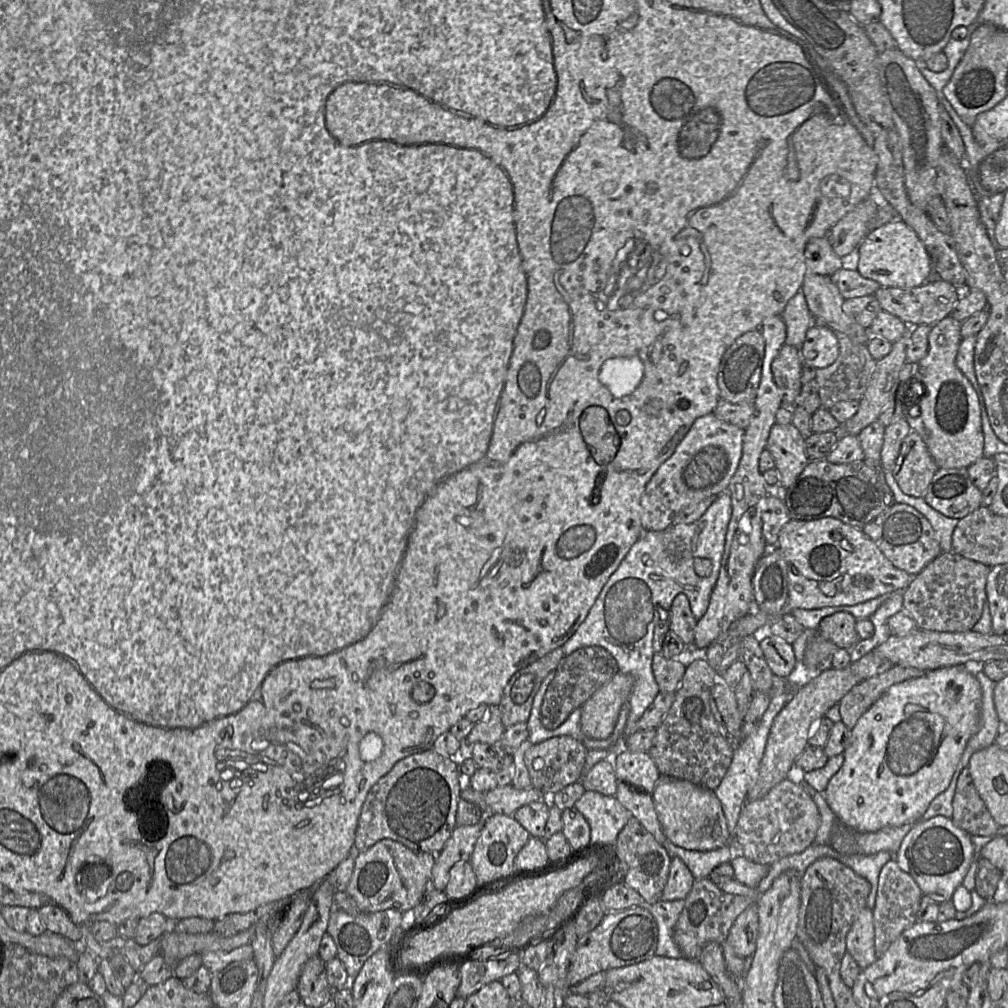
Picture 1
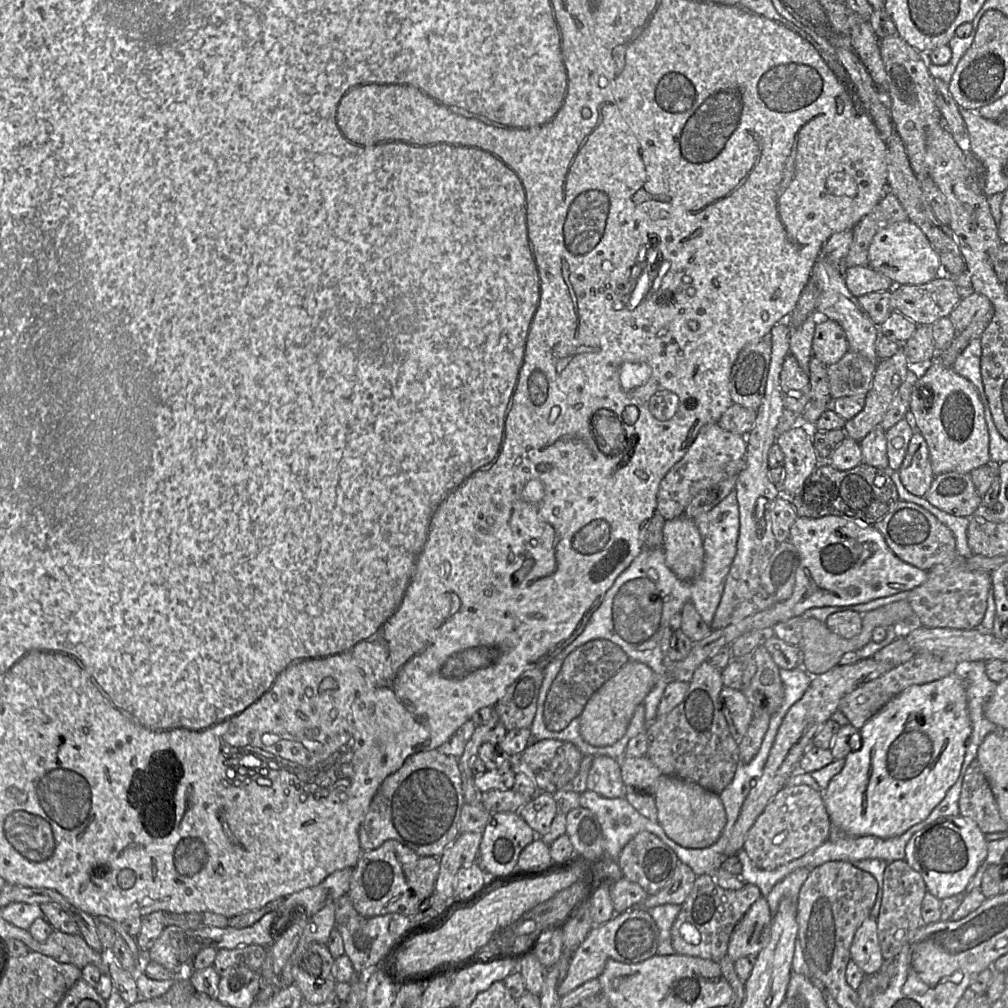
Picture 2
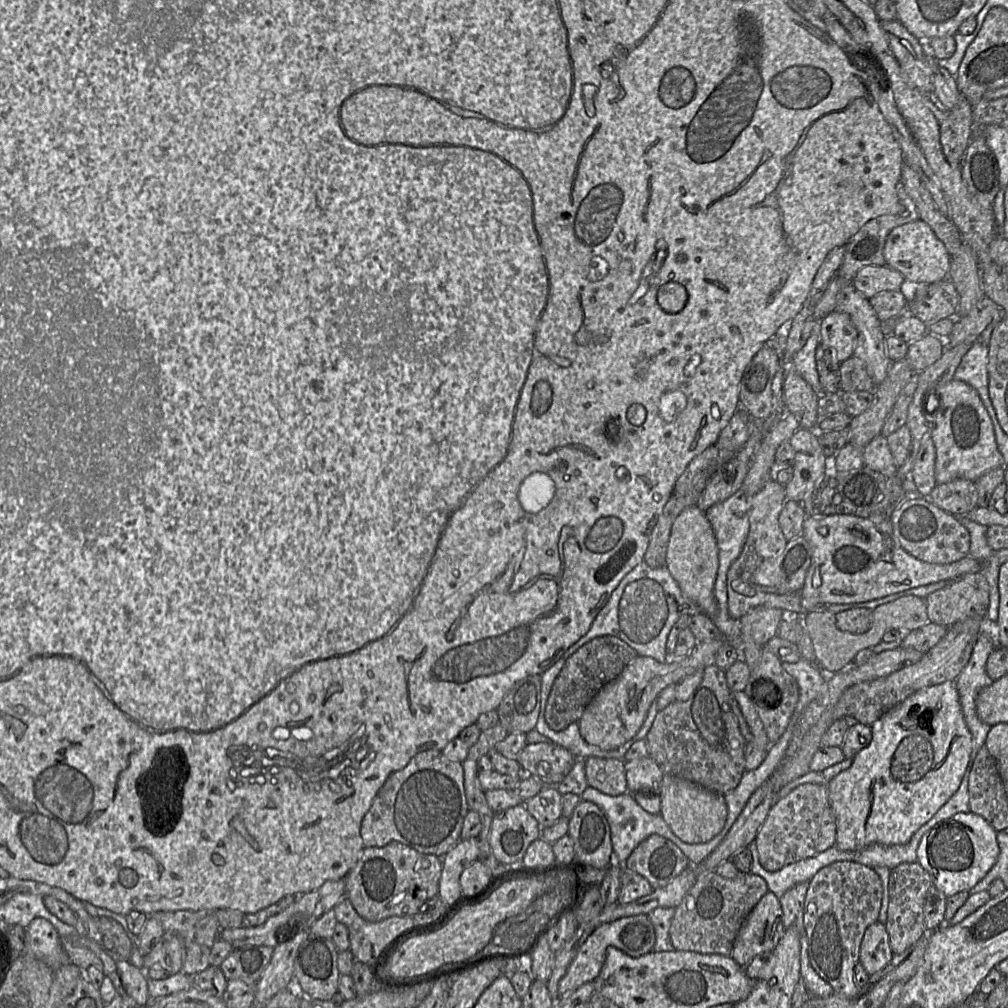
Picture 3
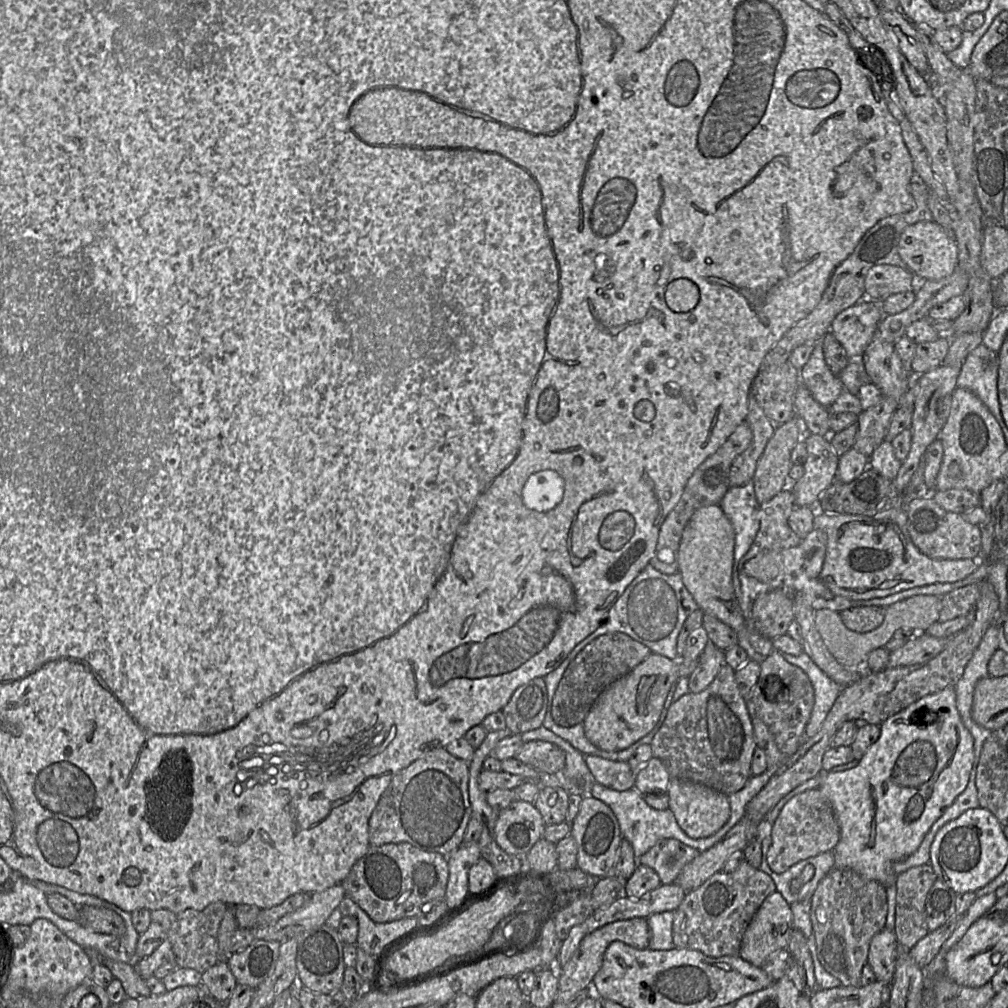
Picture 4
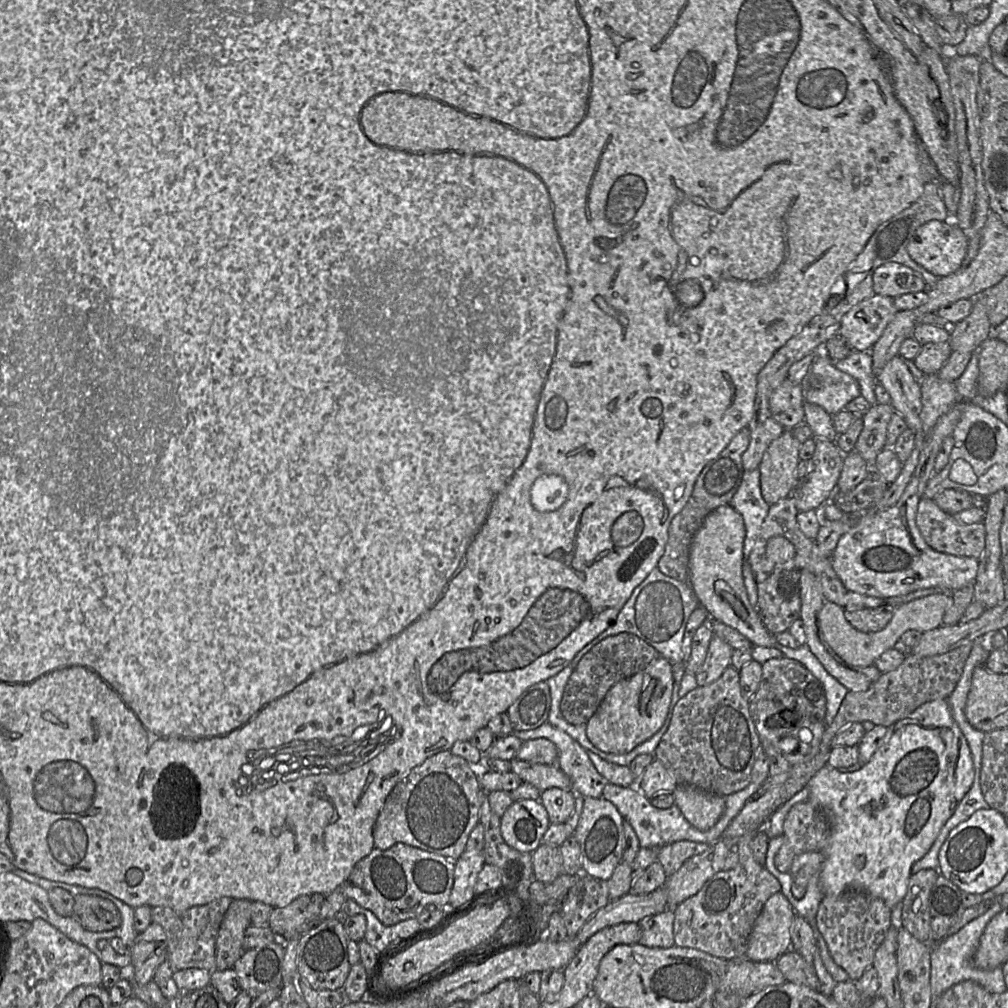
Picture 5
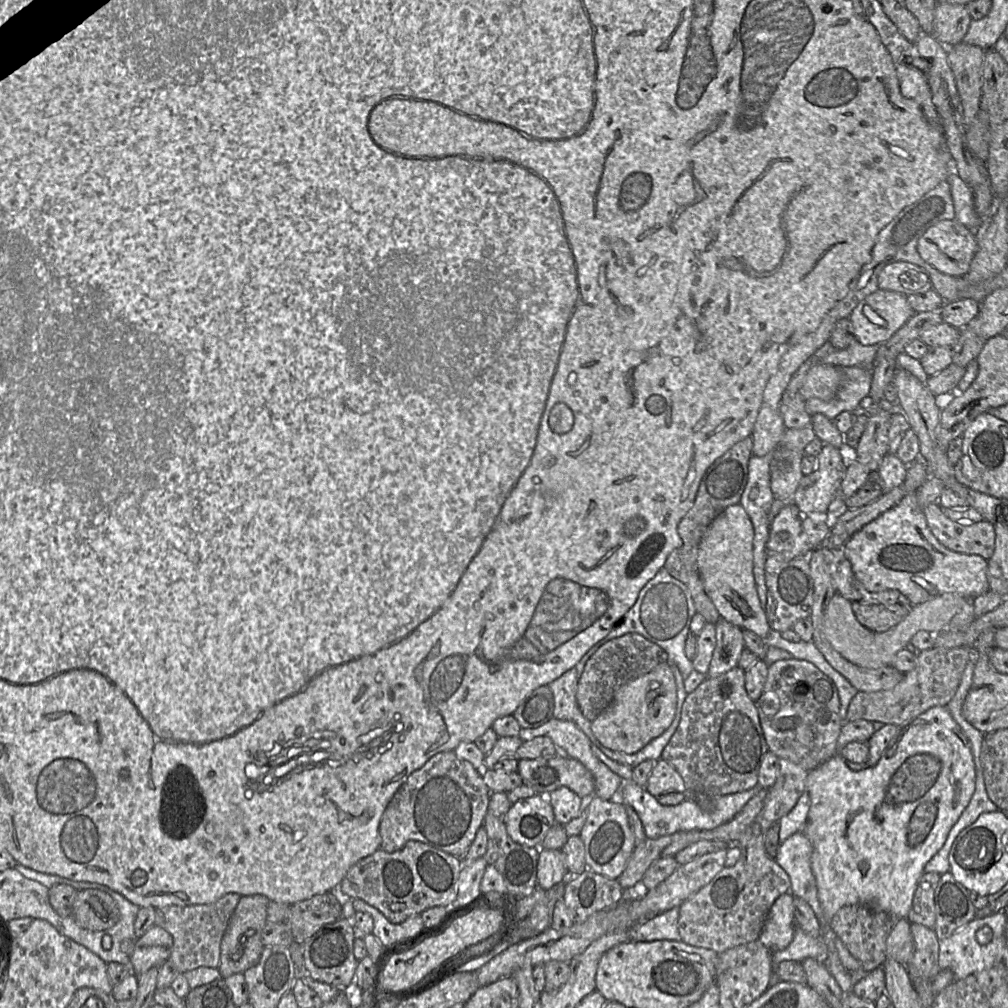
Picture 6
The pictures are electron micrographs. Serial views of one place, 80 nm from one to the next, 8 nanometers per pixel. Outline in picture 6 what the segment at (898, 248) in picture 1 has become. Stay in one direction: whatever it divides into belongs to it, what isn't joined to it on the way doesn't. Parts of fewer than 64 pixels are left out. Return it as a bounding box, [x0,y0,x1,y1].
[917,219,977,277]

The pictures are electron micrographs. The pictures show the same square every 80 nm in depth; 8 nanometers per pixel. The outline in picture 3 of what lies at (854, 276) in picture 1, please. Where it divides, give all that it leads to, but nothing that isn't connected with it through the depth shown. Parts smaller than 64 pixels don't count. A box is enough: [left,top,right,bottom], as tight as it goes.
[852,265,905,299]

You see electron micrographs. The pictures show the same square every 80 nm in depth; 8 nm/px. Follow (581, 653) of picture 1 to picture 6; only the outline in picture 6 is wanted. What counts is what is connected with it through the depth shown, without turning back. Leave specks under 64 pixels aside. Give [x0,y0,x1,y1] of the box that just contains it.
[576,633,667,722]

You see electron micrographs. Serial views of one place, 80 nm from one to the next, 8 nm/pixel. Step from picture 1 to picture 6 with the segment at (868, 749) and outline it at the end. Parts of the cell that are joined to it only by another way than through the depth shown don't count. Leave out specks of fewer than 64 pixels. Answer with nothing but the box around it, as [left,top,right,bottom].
[802,706,975,929]

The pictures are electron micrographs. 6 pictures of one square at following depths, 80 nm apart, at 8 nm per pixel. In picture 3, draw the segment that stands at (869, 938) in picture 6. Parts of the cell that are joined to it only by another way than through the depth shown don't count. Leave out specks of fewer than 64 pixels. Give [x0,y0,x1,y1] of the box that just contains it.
[803,861,882,998]

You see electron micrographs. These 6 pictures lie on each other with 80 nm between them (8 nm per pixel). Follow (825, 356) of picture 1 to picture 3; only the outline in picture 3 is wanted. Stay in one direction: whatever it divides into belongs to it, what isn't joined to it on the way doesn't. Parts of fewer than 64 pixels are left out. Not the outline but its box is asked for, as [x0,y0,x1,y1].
[819,311,857,362]

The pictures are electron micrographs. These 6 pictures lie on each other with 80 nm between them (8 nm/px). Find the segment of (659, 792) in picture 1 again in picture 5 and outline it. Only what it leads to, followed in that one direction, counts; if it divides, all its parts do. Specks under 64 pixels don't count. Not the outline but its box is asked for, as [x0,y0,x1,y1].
[672,784,725,831]

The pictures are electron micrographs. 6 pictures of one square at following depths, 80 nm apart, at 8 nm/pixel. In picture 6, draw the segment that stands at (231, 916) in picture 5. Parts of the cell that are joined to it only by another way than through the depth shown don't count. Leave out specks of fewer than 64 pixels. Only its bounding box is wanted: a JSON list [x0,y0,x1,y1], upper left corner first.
[218,894,270,978]

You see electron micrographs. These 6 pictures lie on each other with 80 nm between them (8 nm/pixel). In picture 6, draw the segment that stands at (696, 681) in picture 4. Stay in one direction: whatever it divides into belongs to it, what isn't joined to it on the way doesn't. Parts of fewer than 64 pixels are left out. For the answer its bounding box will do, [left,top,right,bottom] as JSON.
[707,619,745,678]

